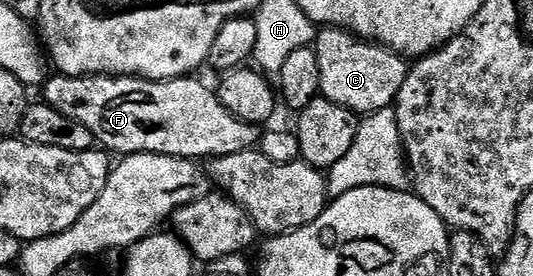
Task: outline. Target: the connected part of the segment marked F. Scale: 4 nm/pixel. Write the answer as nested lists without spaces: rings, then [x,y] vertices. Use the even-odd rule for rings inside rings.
[[[52,74],[41,88],[42,102],[48,103],[57,113],[81,121],[89,133],[93,133],[96,144],[116,156],[136,155],[137,153],[157,153],[172,155],[182,159],[210,161],[225,157],[229,153],[241,153],[254,148],[261,138],[258,126],[233,117],[219,100],[218,94],[211,91],[195,77],[182,79],[137,79],[134,77],[112,77],[109,75],[61,75]]]

